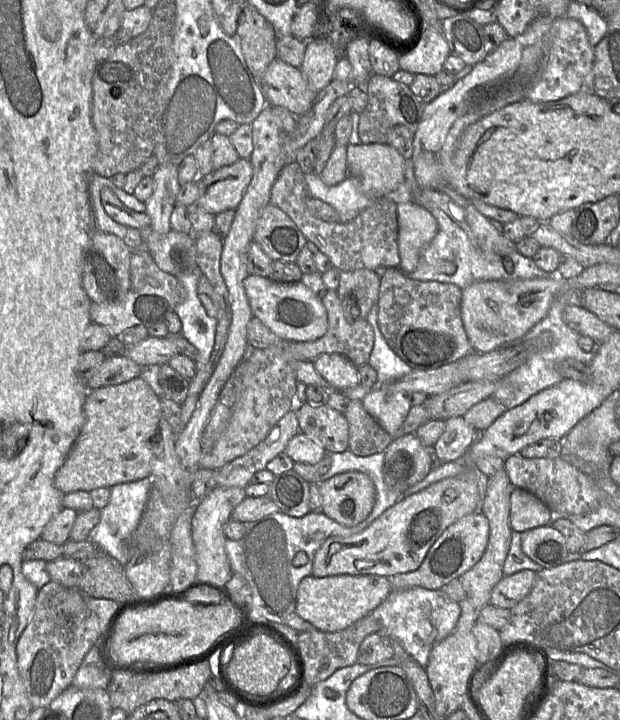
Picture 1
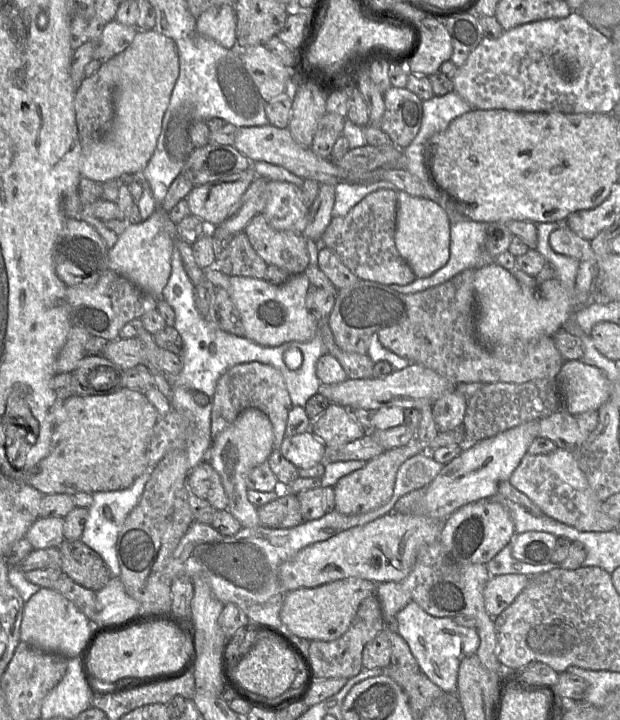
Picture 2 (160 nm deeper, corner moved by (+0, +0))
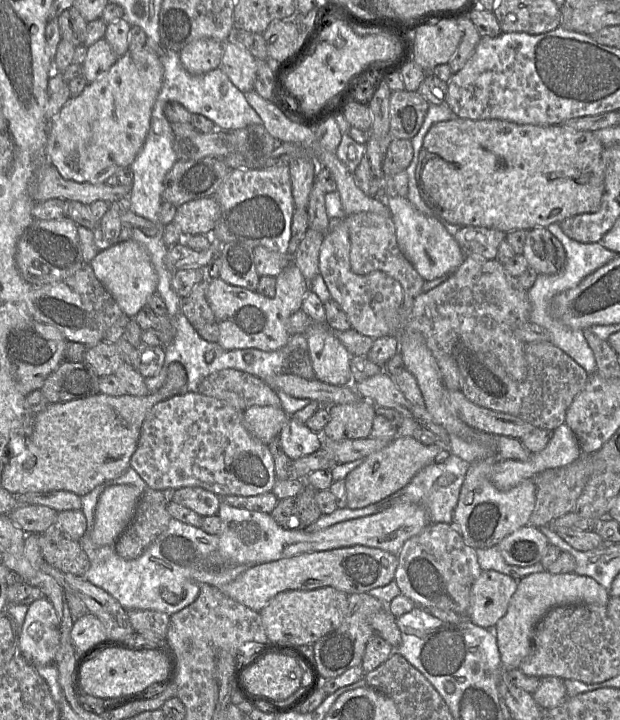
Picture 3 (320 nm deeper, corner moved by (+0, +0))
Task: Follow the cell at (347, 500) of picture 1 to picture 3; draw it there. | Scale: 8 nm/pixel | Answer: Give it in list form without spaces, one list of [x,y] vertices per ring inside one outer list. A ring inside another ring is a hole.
[[[397,437],[385,448],[372,453],[364,462],[344,479],[346,507],[360,509],[378,503],[406,486],[425,466],[435,461],[436,455],[446,450],[438,439],[434,445],[426,446],[414,437]]]

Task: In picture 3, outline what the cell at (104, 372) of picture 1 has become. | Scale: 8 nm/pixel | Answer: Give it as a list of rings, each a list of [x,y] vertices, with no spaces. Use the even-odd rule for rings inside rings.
[[[63,361],[40,388],[51,404],[99,393],[99,376],[84,361]]]

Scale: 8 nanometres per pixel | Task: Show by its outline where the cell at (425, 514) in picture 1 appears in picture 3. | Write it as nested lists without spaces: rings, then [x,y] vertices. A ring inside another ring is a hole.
[[[354,545],[253,565],[218,589],[227,597],[260,613],[274,596],[284,591],[311,591],[330,586],[347,595],[369,592],[392,582],[397,567],[398,560],[392,553],[379,548]]]

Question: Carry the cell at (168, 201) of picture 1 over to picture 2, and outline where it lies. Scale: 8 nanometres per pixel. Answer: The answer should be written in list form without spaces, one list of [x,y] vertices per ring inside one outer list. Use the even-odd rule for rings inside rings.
[[[157,209],[145,221],[128,224],[119,235],[117,243],[108,252],[108,264],[111,271],[124,276],[138,288],[156,299],[163,299],[162,292],[171,274],[173,241],[162,224],[163,209]]]

